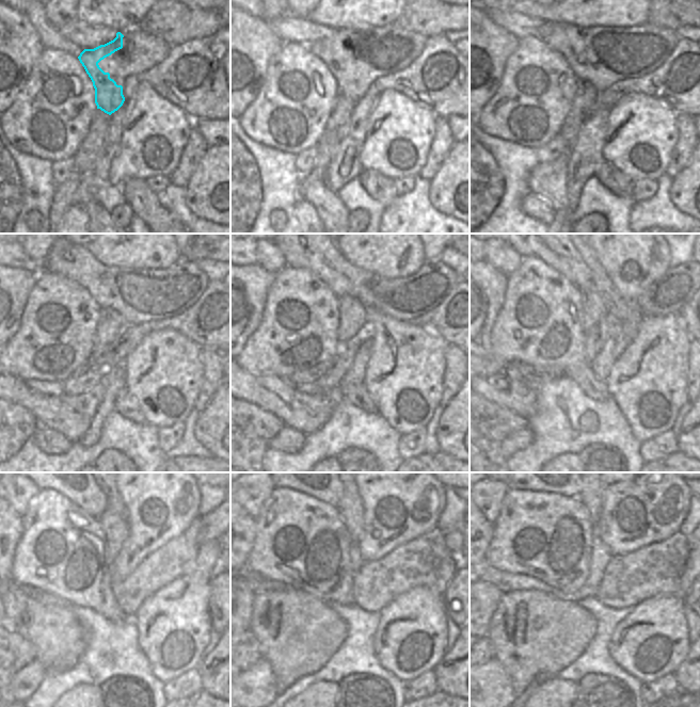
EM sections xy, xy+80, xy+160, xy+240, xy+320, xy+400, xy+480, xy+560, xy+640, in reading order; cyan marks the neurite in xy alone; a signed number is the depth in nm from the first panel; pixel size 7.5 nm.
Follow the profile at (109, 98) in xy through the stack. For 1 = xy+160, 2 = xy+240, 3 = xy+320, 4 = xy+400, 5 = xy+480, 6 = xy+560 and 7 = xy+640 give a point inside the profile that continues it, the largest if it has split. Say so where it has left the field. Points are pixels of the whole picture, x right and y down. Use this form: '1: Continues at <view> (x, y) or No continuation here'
1: Continues at xy+160 (578, 45)
2: Continues at xy+240 (75, 261)
3: Continues at xy+320 (319, 255)
4: Continues at xy+400 (561, 255)
5: Continues at xy+480 (86, 494)
6: Continues at xy+560 (330, 494)
7: Continues at xy+640 (568, 494).

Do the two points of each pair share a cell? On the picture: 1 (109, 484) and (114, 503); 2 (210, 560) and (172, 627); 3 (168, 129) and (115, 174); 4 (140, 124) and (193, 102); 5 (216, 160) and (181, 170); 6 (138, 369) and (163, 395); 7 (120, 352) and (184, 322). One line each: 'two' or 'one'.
1: one
2: one
3: one
4: two
5: two
6: one
7: one

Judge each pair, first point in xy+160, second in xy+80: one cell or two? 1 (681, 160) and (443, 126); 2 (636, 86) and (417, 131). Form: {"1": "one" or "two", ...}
{"1": "one", "2": "two"}

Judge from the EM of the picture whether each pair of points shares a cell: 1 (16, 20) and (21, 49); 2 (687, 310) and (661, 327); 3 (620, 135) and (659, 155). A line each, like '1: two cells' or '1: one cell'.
1: one cell
2: two cells
3: one cell

